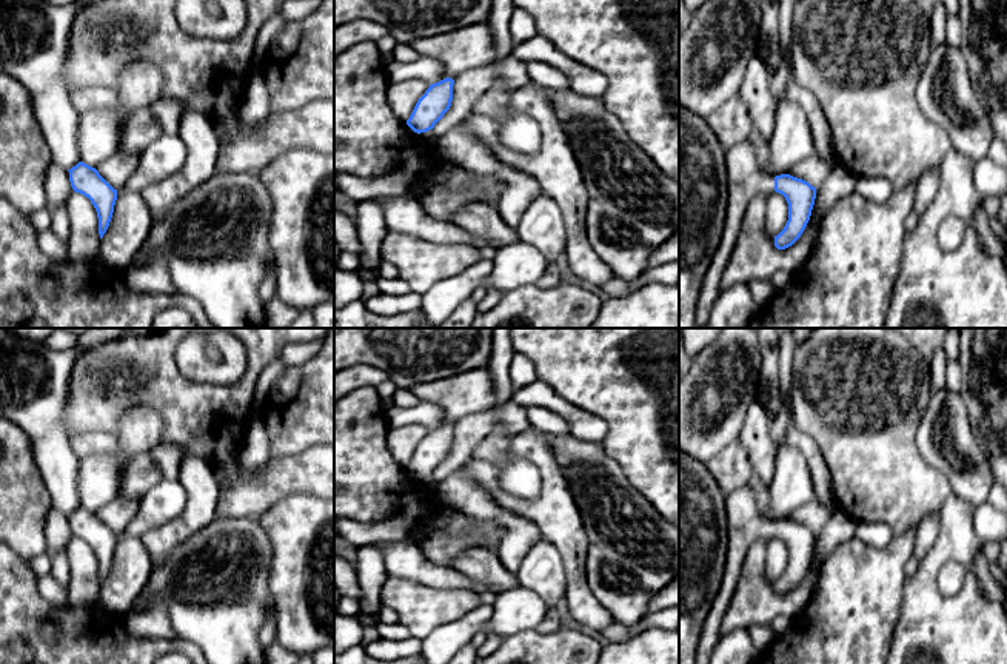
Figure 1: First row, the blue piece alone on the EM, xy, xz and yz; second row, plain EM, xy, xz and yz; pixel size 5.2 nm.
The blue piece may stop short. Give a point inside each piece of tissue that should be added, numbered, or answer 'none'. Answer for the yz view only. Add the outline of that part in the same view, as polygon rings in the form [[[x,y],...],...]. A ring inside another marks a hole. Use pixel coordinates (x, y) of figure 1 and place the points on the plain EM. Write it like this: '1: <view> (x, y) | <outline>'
1: yz (746, 524) | [[[745,485],[725,496],[727,507],[727,561],[721,590],[707,615],[696,650],[696,664],[710,664],[719,641],[724,615],[733,599],[745,553],[753,542],[774,538],[774,522],[768,521],[756,504],[753,490]]]

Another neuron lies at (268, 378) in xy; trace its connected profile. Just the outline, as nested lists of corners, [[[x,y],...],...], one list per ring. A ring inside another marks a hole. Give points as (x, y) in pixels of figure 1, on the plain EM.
[[[271,362],[259,376],[256,388],[254,388],[254,396],[253,396],[253,404],[256,407],[256,416],[259,410],[263,407],[266,399],[269,397],[269,393],[273,387],[277,384],[280,376],[285,373],[288,367],[280,364],[280,362]]]

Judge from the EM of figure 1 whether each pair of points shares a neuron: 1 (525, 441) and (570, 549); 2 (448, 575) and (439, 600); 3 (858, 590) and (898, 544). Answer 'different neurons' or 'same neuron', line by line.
1: same neuron
2: different neurons
3: same neuron

